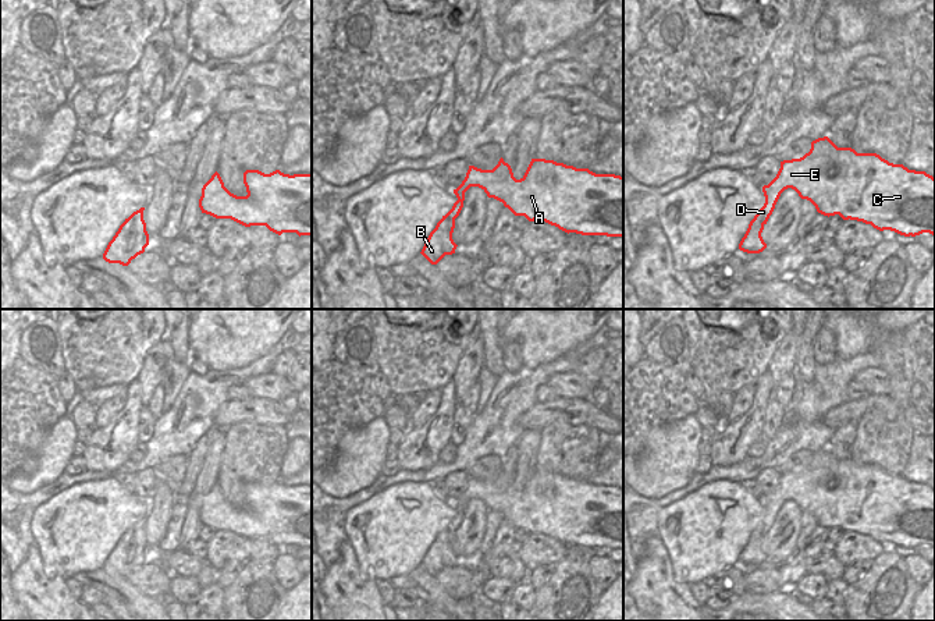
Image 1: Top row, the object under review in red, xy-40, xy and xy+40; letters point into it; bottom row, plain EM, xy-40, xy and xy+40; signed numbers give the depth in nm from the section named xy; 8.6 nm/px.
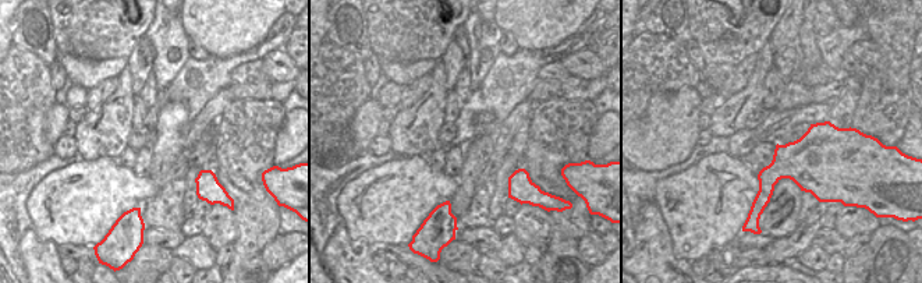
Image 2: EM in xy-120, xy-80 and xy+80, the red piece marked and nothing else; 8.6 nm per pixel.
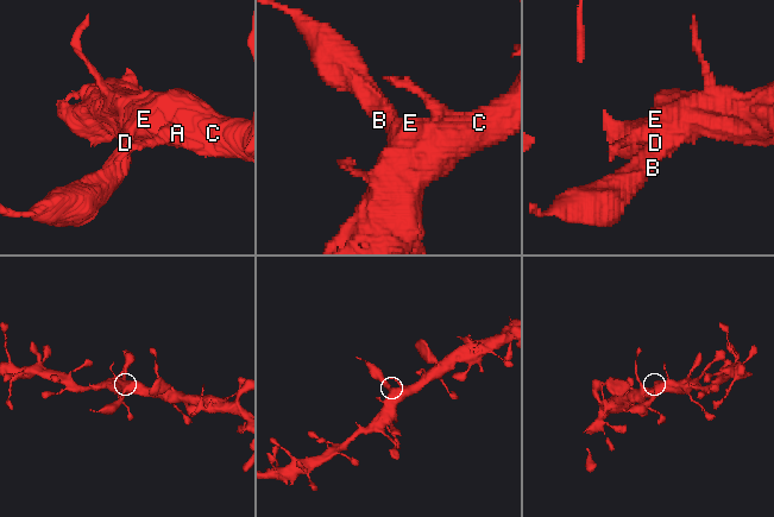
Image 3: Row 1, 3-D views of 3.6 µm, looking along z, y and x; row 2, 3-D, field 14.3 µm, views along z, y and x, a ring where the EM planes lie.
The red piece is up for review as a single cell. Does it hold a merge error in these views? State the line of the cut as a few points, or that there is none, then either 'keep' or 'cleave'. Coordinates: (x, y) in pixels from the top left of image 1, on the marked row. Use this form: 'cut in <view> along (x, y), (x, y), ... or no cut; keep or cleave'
cut in xy along (448, 212), (450, 223); cleave

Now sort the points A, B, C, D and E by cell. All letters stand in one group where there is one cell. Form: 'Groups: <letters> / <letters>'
Groups: A C D E / B

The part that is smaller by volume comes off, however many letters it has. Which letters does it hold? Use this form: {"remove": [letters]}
{"remove": ["B"]}

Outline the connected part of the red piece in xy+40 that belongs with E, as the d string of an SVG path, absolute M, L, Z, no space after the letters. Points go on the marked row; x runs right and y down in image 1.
M828 136L811 142L811 149L800 159L781 162L776 177L762 187L764 206L753 220L767 224L781 194L792 188L801 199L810 201L824 216L839 214L843 220L857 220L884 231L904 237L922 233L935 235L935 178L925 171L893 164L877 153L857 153L852 148L838 148Z

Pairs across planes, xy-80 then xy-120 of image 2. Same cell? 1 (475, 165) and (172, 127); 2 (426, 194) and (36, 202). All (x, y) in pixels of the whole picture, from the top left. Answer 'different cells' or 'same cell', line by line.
1: same cell
2: same cell

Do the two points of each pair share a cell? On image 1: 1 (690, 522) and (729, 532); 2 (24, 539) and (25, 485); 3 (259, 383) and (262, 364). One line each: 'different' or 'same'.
1: same
2: different
3: different

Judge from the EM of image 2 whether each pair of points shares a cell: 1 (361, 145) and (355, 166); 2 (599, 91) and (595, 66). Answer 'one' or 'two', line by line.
1: two
2: two

